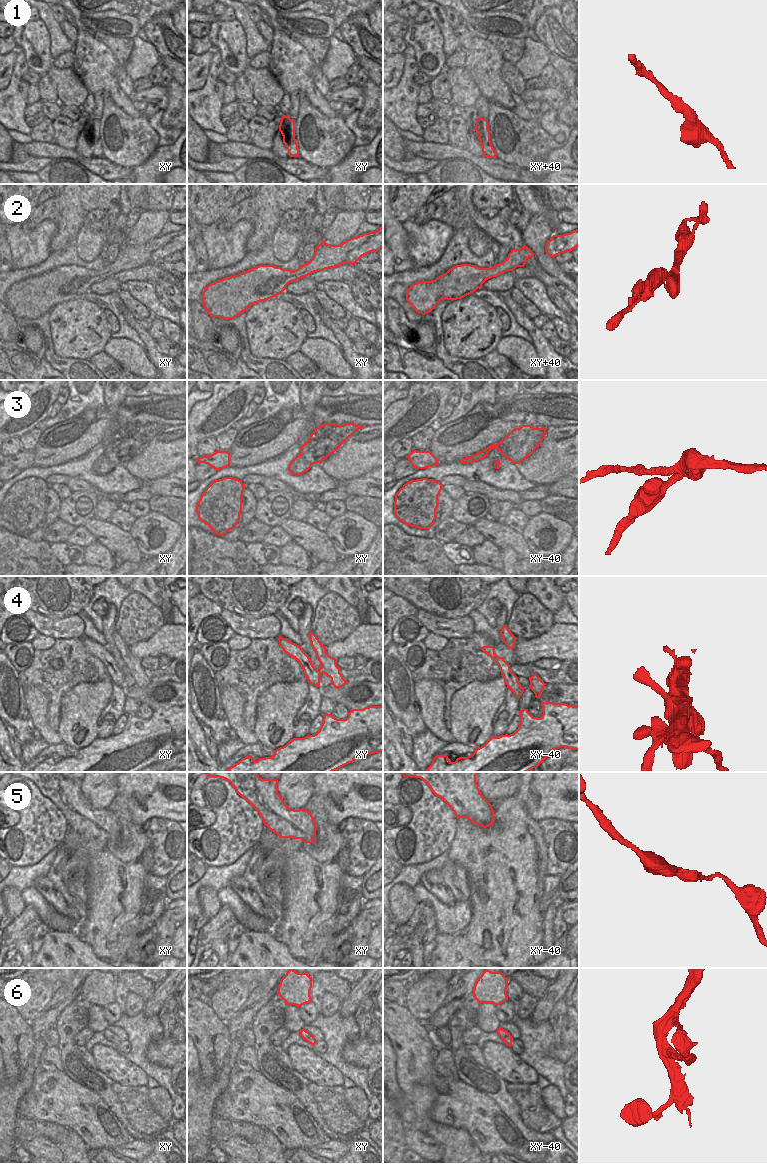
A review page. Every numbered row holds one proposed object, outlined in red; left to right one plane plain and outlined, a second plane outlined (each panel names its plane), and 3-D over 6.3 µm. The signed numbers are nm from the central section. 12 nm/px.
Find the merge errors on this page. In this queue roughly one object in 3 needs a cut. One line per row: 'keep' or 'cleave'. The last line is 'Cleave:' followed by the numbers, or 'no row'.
1: keep
2: keep
3: cleave
4: keep
5: keep
6: keep
Cleave: 3

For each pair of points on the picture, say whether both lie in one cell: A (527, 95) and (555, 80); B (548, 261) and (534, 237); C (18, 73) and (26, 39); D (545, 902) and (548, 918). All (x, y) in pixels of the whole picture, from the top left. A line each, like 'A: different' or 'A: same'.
A: different
B: same
C: different
D: different

